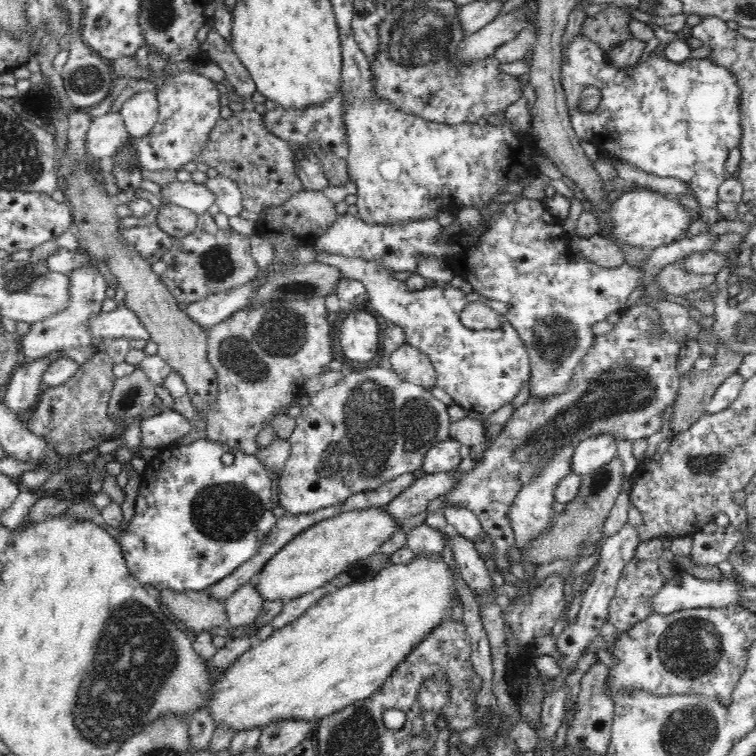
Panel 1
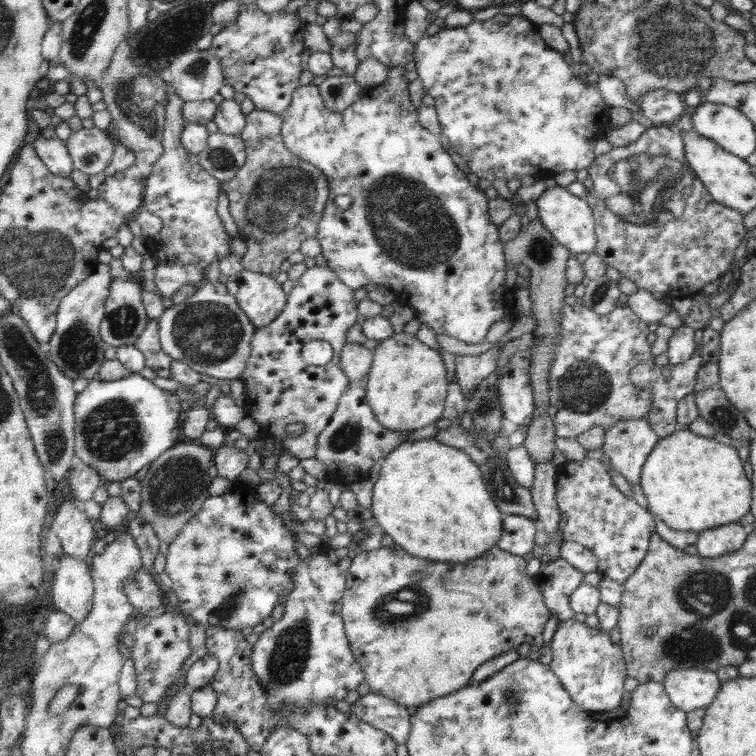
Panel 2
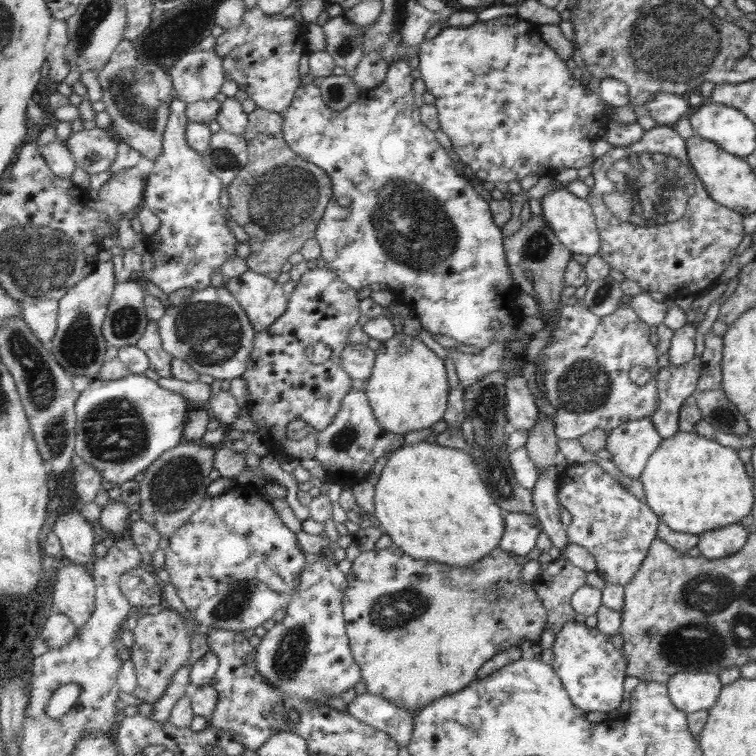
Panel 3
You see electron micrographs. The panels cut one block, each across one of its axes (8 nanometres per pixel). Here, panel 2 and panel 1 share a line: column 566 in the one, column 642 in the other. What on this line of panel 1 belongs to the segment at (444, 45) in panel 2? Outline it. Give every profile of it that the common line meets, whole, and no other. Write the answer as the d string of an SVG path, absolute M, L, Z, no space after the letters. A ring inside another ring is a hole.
M574 38L574 42L564 52L564 66L562 66L562 88L568 100L568 116L572 120L572 130L578 140L586 140L600 150L602 158L608 160L624 160L634 168L654 174L660 178L676 178L692 188L694 198L700 204L702 222L712 224L718 228L718 190L728 180L726 160L728 152L740 148L742 144L742 108L744 108L744 94L738 82L738 76L726 68L718 66L710 58L702 60L684 60L684 62L670 62L664 56L652 58L638 68L628 68L626 72L616 70L618 66L608 62L604 56L602 46L594 40ZM586 88L600 88L602 100L594 112L582 110L582 92Z

